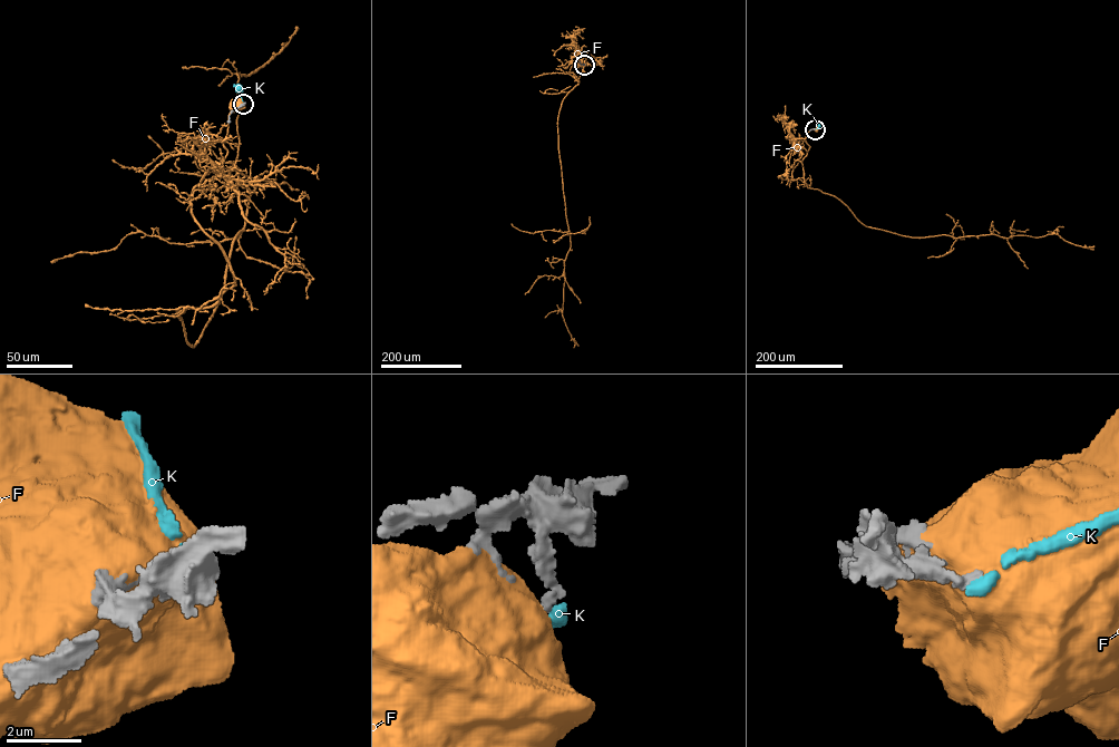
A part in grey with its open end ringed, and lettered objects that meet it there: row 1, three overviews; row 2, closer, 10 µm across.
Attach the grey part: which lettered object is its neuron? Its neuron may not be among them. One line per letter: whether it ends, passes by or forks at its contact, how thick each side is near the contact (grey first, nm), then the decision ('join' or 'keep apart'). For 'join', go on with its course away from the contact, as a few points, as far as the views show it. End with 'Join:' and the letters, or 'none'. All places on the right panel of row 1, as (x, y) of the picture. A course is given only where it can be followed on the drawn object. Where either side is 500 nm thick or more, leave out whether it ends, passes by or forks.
F: calibres 280 and 800 nm; keep apart
K: it ends; calibres 280 and 360 nm; join
Join: K

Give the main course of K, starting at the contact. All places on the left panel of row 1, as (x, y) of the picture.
K: (243, 104), (239, 88)

